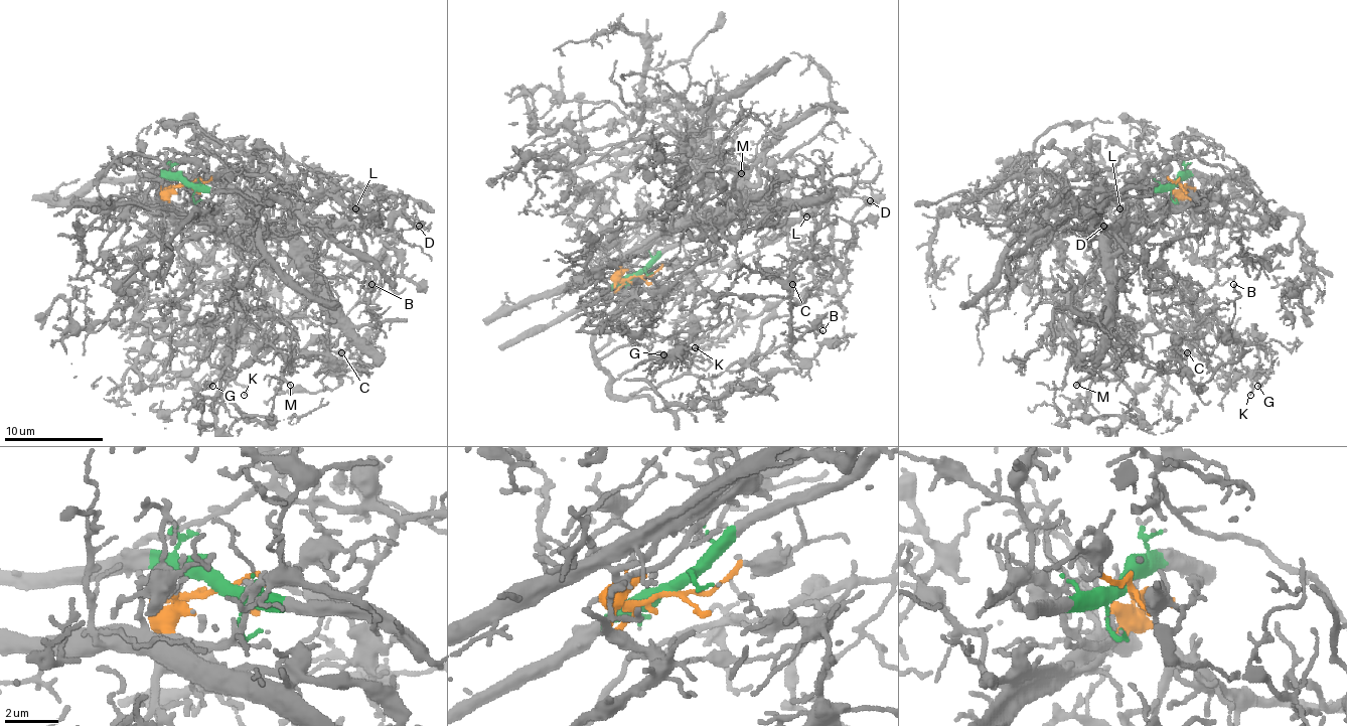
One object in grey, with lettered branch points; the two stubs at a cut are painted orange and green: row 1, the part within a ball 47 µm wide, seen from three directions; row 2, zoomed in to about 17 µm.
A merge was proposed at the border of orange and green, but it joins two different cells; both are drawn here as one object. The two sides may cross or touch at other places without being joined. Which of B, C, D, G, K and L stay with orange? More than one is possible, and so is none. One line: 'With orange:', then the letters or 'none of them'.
With orange: B, C, G, K

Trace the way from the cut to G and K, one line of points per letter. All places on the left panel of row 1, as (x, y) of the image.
G: (186, 184), (164, 229), (200, 311), (134, 333), (196, 330), (223, 355), (213, 385)
K: (186, 184), (166, 194), (178, 216), (164, 229), (205, 288), (200, 311), (134, 333), (196, 330), (243, 395)

